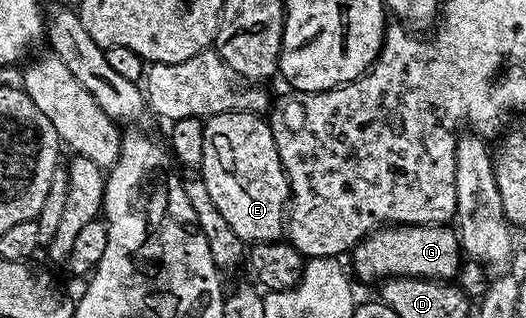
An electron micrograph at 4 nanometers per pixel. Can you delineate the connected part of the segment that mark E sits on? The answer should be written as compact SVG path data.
M226 110L204 122L202 164L198 168L206 189L226 224L245 244L279 242L286 234L286 211L290 201L288 177L282 168L272 127L259 113Z

